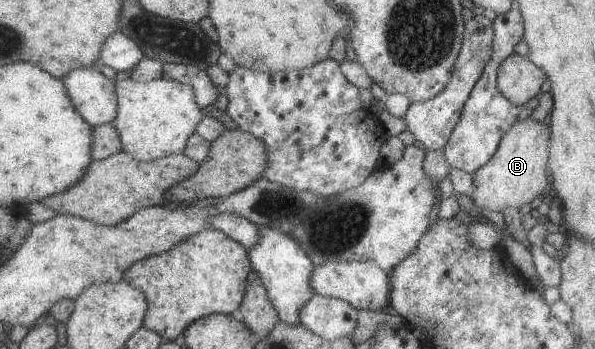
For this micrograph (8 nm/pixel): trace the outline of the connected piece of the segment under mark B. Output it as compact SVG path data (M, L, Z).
M527 116L525 119L515 120L513 125L510 125L509 129L501 136L497 149L492 157L489 158L489 161L471 174L473 189L468 196L472 203L487 211L500 212L506 207L521 208L525 206L526 203L529 203L531 199L542 194L545 187L547 187L547 183L550 182L548 169L546 168L548 150L547 137L549 137L549 129L547 129L545 123L534 120L530 116Z

